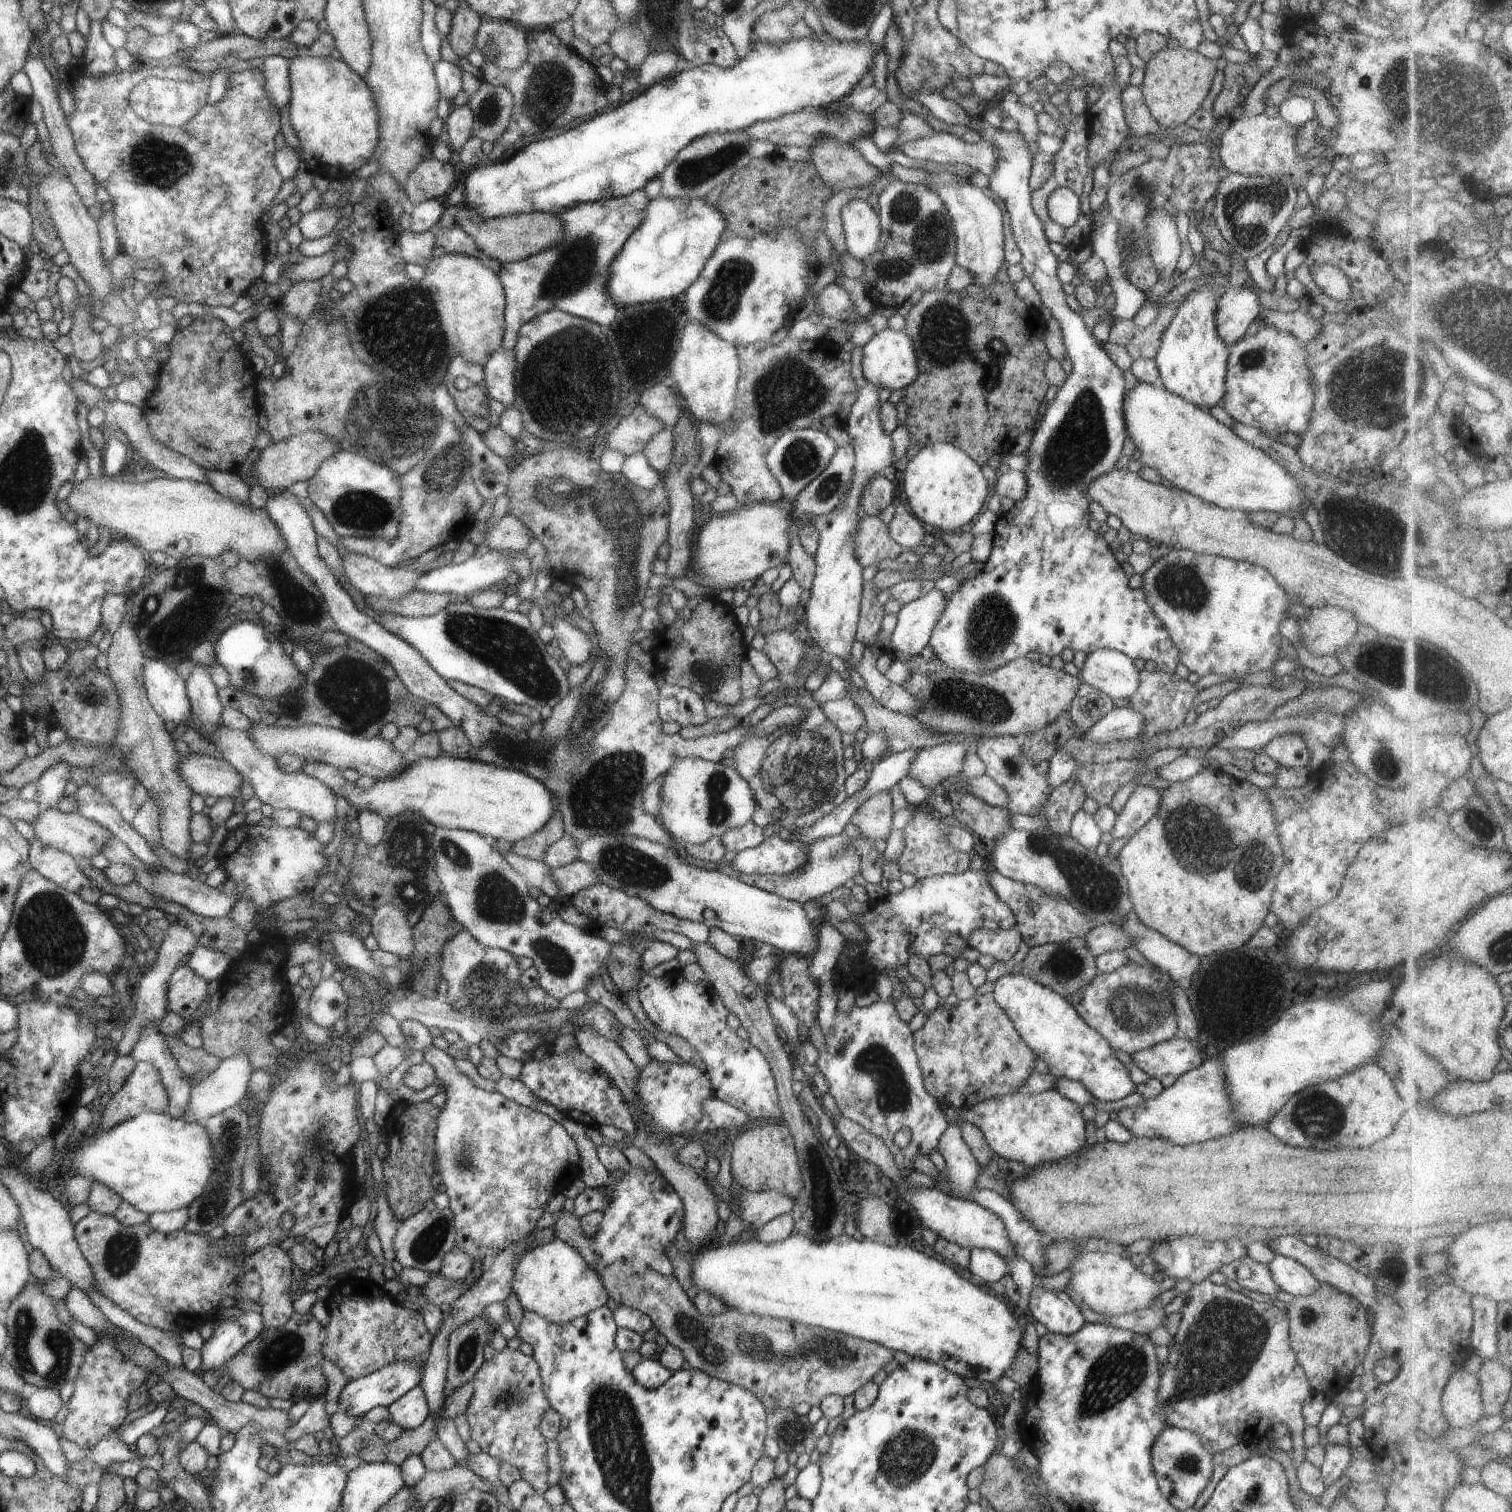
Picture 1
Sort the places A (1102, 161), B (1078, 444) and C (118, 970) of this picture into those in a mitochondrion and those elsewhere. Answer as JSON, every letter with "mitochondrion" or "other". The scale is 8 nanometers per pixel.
{"A":"other","B":"mitochondrion","C":"other"}

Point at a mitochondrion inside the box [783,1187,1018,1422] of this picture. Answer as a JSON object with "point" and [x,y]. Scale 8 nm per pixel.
{"point":[838,1354]}

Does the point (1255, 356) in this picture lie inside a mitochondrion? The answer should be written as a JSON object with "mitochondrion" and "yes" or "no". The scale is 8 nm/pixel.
{"mitochondrion":"yes"}

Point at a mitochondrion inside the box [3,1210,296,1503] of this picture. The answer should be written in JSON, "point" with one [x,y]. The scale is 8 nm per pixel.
{"point":[60,1344]}

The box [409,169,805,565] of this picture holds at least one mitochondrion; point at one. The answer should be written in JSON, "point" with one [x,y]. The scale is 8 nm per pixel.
{"point":[575,264]}

